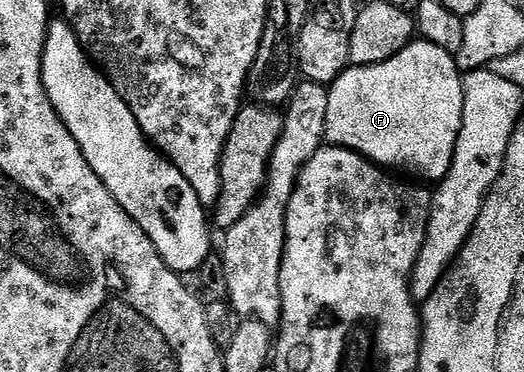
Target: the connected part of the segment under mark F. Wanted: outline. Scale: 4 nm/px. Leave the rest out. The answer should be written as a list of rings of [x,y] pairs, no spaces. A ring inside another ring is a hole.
[[[413,41],[402,53],[378,65],[349,65],[328,87],[325,140],[333,147],[345,147],[365,155],[371,163],[397,172],[409,171],[420,181],[439,181],[446,177],[454,161],[458,129],[462,129],[464,81],[453,55],[438,45]]]

